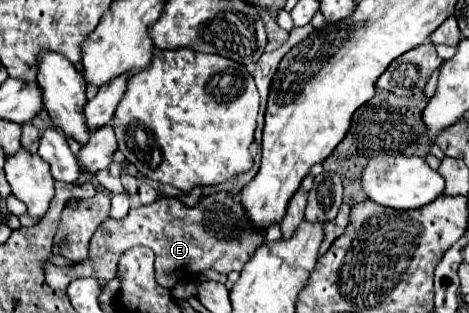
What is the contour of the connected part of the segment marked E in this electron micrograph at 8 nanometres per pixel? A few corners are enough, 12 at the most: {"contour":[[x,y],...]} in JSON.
{"contour":[[176,197],[106,219],[88,259],[44,265],[46,283],[114,279],[136,245],[156,277],[240,271],[264,243],[236,197]]}

